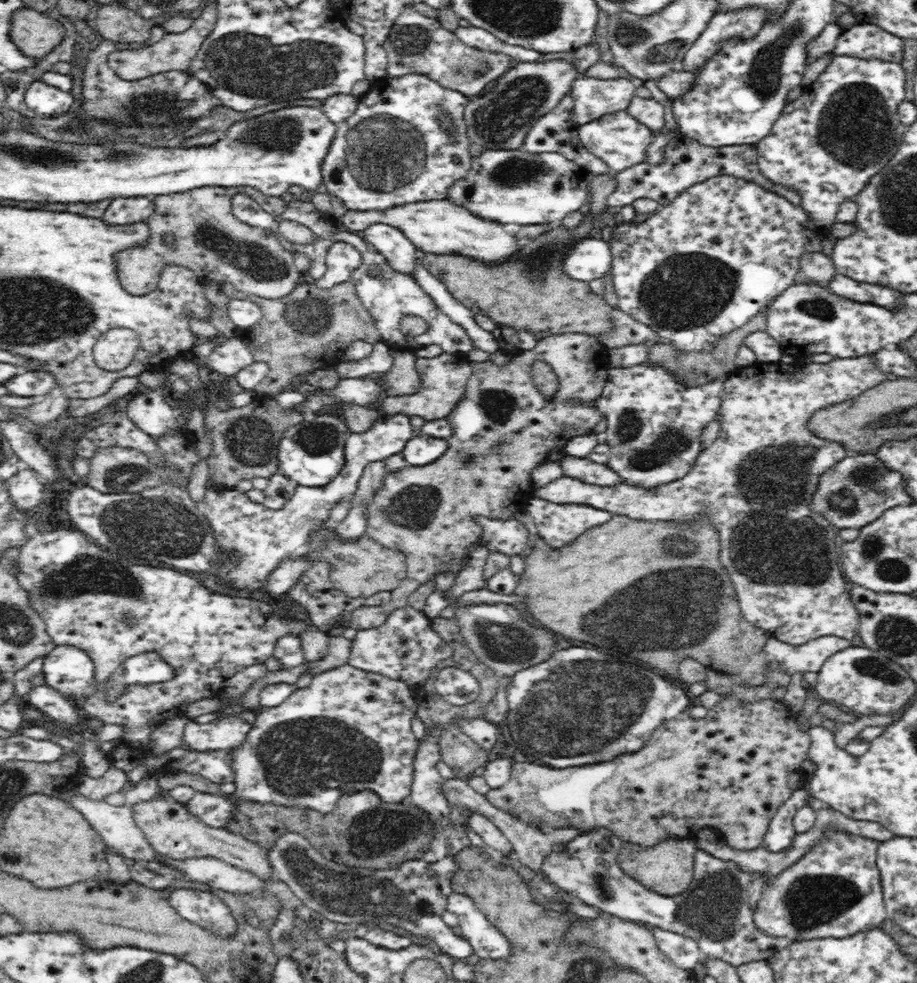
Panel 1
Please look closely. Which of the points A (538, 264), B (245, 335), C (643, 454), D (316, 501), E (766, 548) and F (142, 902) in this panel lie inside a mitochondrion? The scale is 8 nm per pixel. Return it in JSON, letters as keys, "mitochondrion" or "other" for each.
{"A":"mitochondrion","B":"other","C":"mitochondrion","D":"other","E":"mitochondrion","F":"other"}

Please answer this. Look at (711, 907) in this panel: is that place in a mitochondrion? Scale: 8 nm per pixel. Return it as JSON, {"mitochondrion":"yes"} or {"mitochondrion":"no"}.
{"mitochondrion":"yes"}

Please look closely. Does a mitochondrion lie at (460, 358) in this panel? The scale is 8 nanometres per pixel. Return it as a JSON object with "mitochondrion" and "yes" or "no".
{"mitochondrion":"no"}

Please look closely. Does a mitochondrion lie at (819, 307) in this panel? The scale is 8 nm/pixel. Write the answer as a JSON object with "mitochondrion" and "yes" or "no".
{"mitochondrion":"yes"}

